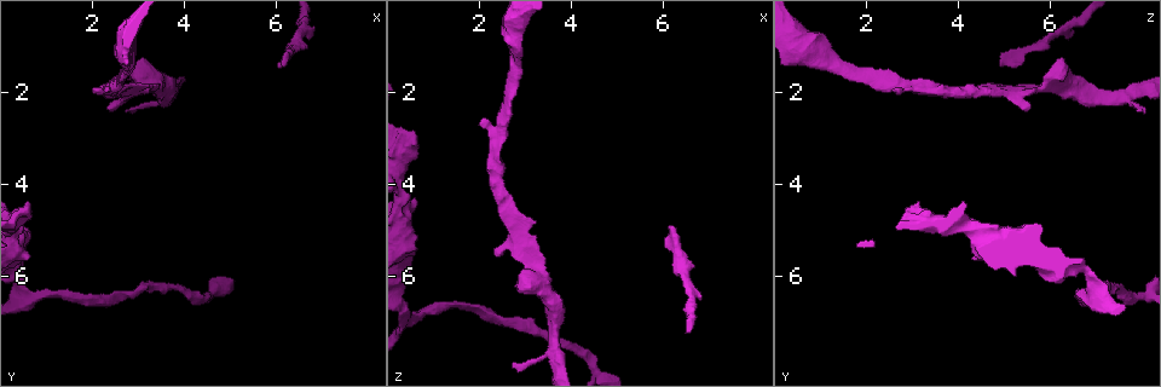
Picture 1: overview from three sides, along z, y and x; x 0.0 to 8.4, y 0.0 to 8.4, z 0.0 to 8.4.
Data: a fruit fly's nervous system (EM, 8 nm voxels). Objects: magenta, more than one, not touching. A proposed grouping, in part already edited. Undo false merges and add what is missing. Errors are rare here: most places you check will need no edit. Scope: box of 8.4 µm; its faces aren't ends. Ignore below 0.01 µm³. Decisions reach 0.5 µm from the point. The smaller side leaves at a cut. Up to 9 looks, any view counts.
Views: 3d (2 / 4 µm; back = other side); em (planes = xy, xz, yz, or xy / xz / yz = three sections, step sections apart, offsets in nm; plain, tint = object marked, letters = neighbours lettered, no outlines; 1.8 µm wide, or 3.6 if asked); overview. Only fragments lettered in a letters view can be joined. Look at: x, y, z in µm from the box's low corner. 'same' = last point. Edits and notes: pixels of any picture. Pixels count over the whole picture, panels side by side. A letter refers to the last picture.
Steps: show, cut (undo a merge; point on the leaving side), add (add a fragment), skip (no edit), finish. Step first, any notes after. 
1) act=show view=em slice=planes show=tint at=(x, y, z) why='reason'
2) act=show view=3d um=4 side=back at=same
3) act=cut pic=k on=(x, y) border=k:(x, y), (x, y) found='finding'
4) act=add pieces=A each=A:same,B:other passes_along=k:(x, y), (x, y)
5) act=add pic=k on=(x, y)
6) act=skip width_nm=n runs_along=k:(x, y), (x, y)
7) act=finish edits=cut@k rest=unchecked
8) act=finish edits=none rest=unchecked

act=show view=em slice=planes show=letters at=(6.15, 1.45, 4.90) why='an open end'

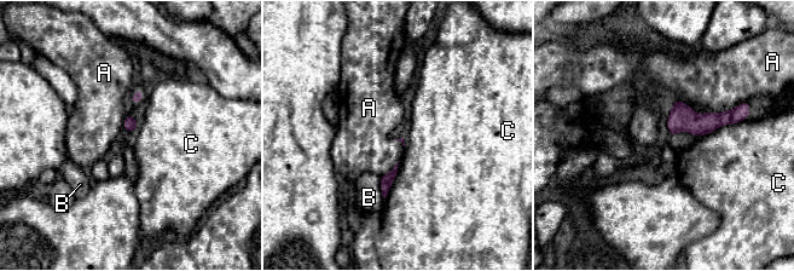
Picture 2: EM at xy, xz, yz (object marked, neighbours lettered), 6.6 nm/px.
act=skip each=A:other,B:other,C:other found='none of them fits'

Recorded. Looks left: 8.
act=show view=em slice=planes show=letters at=(2.35, 2.35, 5.50) why='branch stops here'

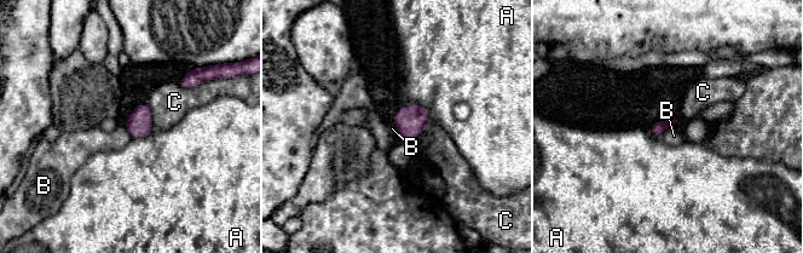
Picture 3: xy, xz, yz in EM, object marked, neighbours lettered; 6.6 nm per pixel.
act=skip width_nm=80 each=A:other,B:other,C:other border=3:(676, 121), (653, 136) found='no lettered fragment goes on from it'

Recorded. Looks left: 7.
act=show view=em slice=yz step=8 show=letters at=(1.95, 1.95, 2.75) why='an open end'

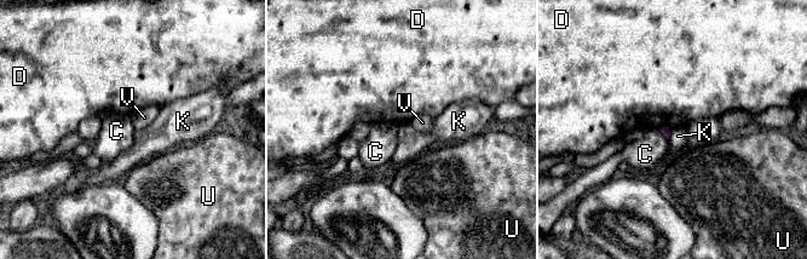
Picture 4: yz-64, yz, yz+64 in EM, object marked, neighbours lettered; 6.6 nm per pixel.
act=show view=em slice=xy step=8 show=letters at=same

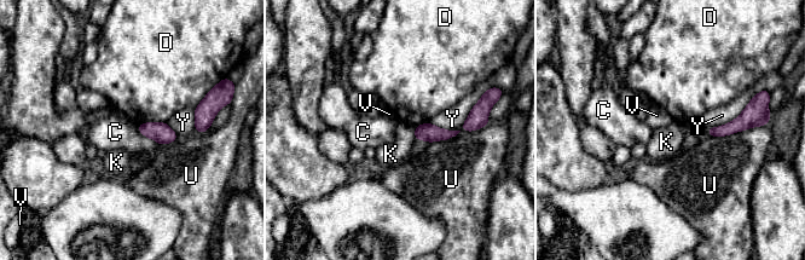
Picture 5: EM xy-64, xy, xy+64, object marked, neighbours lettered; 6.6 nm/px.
act=skip width_nm=110 each=C:other,D:other,K:other,U:other,V:other,Y:other found='none of them fits'

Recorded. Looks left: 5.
act=show view=3d um=4 at=(2.75, 2.40, 7.95) why='thin end'

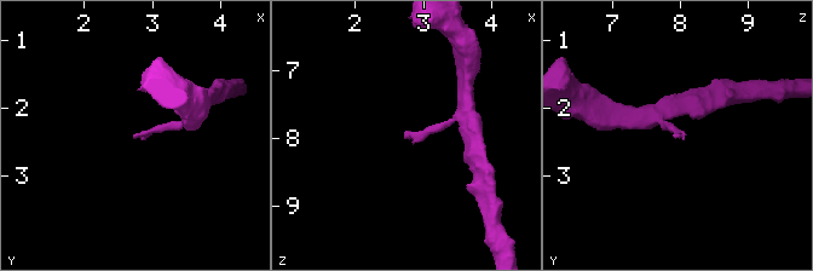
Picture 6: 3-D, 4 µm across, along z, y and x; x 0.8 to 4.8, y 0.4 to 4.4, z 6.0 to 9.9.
act=show view=em slice=xz step=16 show=letters at=(2.70, 2.40, 7.90) why='now the EM'

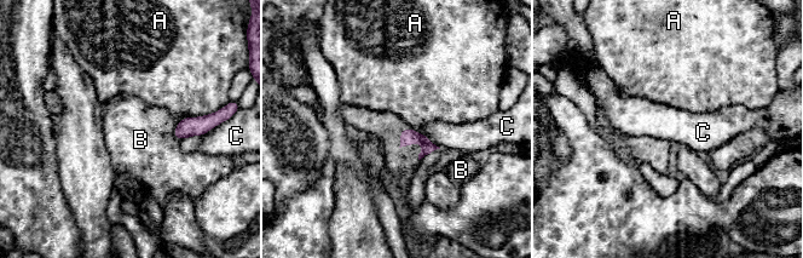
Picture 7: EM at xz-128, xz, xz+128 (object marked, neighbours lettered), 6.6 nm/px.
act=show view=em slice=planes show=letters at=same

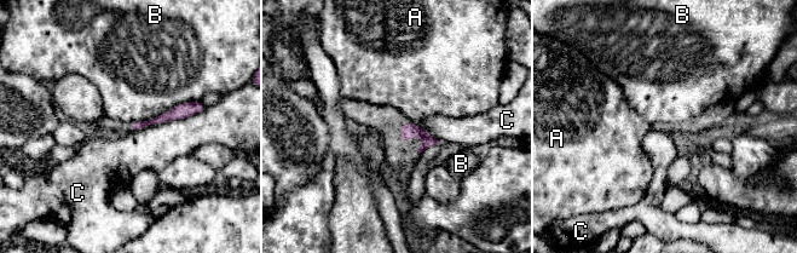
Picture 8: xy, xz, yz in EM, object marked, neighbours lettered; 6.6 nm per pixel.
act=skip each=A:other,B:other,C:other runs_along=8:(196, 108), (189, 108), (133, 127) found='no lettered fragment goes on from it'

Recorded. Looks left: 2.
act=finish edits=none rest=unchecked

